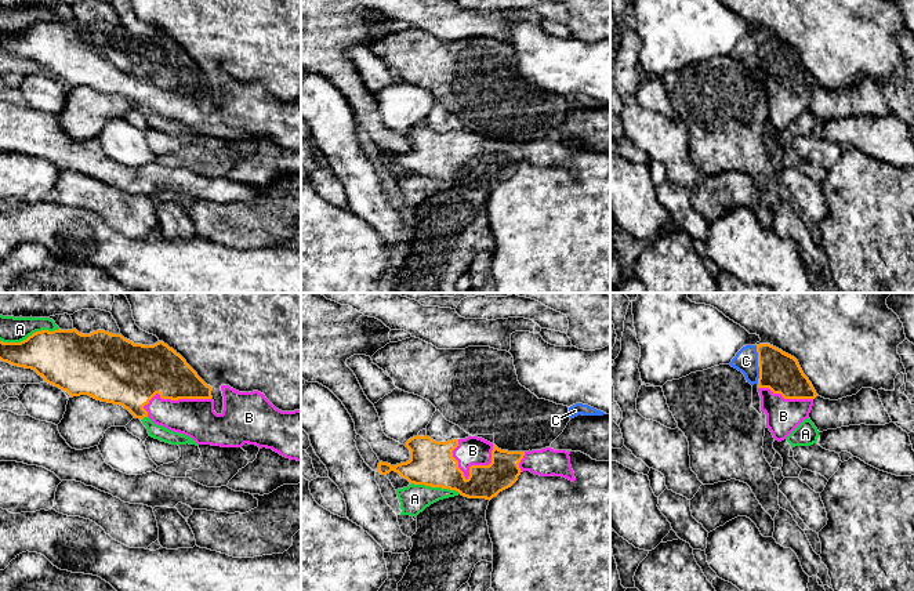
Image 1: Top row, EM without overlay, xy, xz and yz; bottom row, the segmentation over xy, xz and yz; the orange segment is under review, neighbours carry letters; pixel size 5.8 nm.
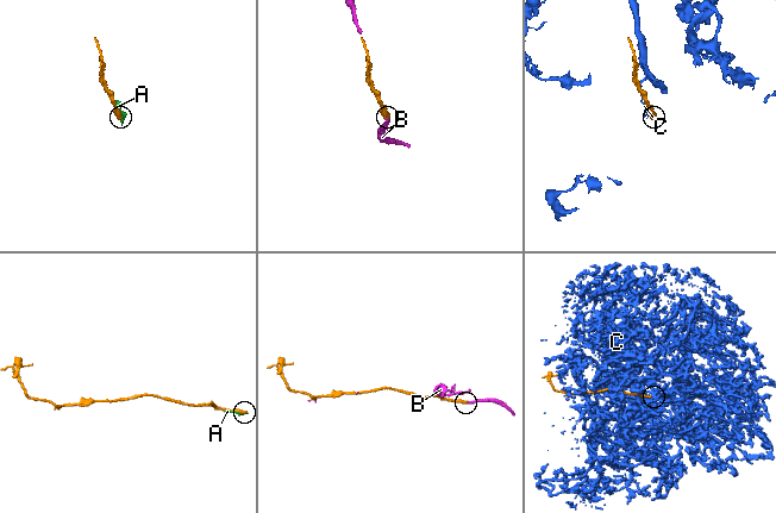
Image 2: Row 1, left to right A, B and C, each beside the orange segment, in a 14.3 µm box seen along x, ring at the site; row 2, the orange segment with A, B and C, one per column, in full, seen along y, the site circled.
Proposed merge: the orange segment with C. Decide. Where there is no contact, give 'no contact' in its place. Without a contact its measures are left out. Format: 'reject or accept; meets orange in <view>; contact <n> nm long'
reject; meets orange in yz; contact 220 nm long

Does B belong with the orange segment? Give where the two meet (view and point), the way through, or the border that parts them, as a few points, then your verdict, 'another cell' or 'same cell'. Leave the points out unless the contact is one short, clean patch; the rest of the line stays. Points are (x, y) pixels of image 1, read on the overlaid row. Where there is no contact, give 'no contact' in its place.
contact xz (482, 466); same cell

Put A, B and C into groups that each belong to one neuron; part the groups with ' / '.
A / B / C

